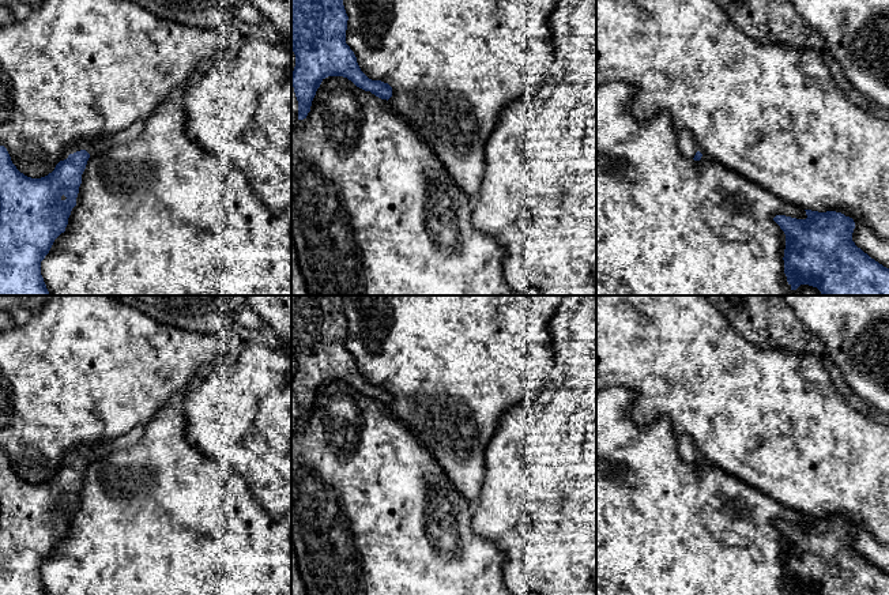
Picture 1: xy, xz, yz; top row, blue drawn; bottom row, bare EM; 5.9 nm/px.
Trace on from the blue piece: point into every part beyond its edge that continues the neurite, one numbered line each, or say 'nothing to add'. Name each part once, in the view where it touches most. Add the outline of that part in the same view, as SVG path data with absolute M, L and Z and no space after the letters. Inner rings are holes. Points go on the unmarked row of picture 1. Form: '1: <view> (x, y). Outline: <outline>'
nothing to add

